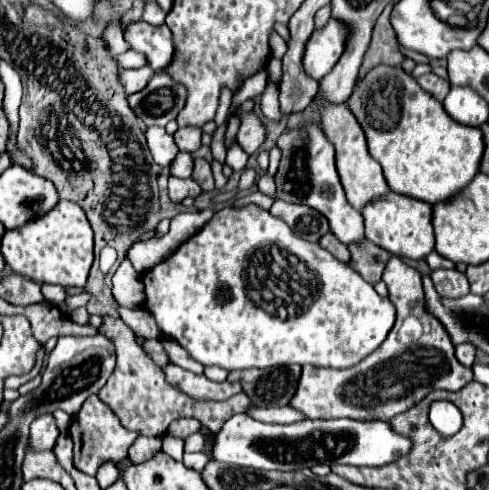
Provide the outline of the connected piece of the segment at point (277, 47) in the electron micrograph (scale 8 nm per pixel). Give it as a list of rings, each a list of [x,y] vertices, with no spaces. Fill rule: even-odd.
[[[273,31],[270,36],[270,47],[272,55],[278,55],[280,59],[288,49],[286,41],[276,31]]]

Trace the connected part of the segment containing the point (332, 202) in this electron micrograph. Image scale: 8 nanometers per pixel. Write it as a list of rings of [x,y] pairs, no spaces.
[[[306,127],[306,131],[282,131],[278,137],[278,149],[282,151],[280,167],[274,175],[276,181],[276,199],[288,203],[304,203],[320,211],[328,221],[332,233],[342,243],[354,243],[364,239],[364,219],[360,211],[354,211],[346,203],[344,187],[340,185],[340,175],[334,167],[334,145],[326,139],[322,127]]]

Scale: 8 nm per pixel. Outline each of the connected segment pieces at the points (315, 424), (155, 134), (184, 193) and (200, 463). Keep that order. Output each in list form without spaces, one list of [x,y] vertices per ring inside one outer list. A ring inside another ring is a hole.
[[[234,415],[216,433],[214,459],[252,469],[278,469],[296,471],[318,463],[326,465],[356,465],[356,467],[382,467],[398,461],[400,455],[410,451],[412,443],[398,435],[388,421],[356,421],[356,419],[304,419],[302,423],[262,423],[248,415]]]
[[[148,127],[146,131],[146,139],[148,139],[148,147],[152,151],[154,161],[160,167],[168,167],[170,161],[176,157],[178,153],[178,145],[174,141],[174,137],[164,129],[164,127]]]
[[[170,175],[168,177],[168,193],[170,193],[170,199],[180,203],[184,197],[198,197],[202,193],[202,187],[198,181],[194,181],[192,177],[188,179],[180,179],[180,177],[174,177]]]
[[[184,453],[182,461],[186,467],[202,471],[202,467],[204,467],[210,459],[212,459],[212,457],[206,455],[206,453],[194,453],[194,455],[192,455],[192,453]]]

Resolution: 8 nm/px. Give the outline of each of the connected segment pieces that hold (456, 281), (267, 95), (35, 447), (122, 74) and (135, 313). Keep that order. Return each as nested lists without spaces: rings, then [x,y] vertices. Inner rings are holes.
[[[436,269],[436,271],[430,273],[430,277],[432,277],[432,281],[434,281],[436,291],[438,291],[442,297],[458,299],[458,297],[470,293],[466,275],[460,273],[460,271],[456,271],[456,269]]]
[[[268,83],[266,91],[262,93],[262,113],[274,121],[278,121],[282,117],[280,107],[278,107],[278,87],[272,83]]]
[[[42,415],[30,425],[30,449],[32,451],[50,451],[58,439],[58,427],[52,415]]]
[[[140,67],[140,69],[122,69],[118,71],[118,81],[122,83],[126,93],[134,93],[134,91],[142,91],[148,81],[152,79],[154,71],[150,71],[150,67]]]
[[[120,307],[120,317],[122,321],[138,335],[142,335],[144,339],[150,339],[150,337],[160,337],[160,329],[156,325],[156,321],[150,313],[144,309],[131,310],[126,307]]]

